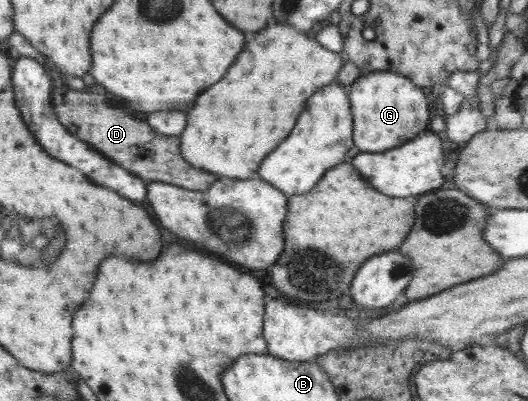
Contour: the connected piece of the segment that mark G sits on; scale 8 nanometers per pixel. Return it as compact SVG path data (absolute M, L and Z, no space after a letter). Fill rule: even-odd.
M376 71L361 75L350 88L354 144L362 152L380 152L402 146L430 126L430 110L424 90L400 73Z

